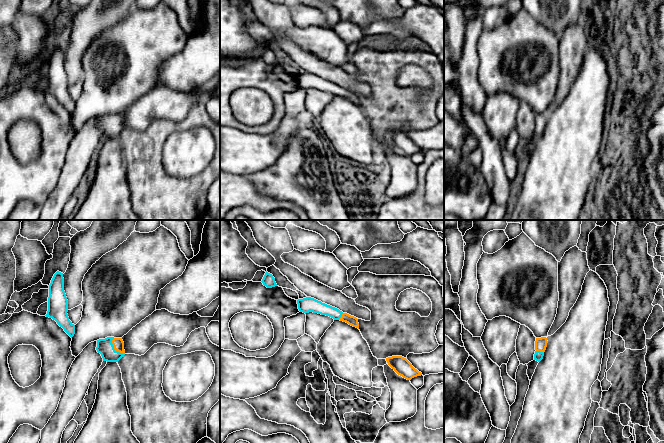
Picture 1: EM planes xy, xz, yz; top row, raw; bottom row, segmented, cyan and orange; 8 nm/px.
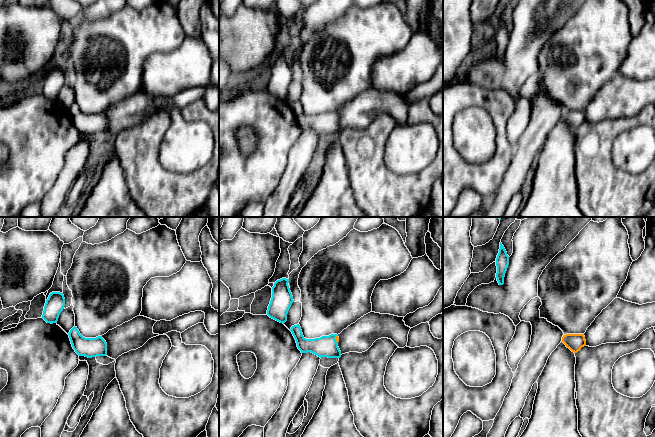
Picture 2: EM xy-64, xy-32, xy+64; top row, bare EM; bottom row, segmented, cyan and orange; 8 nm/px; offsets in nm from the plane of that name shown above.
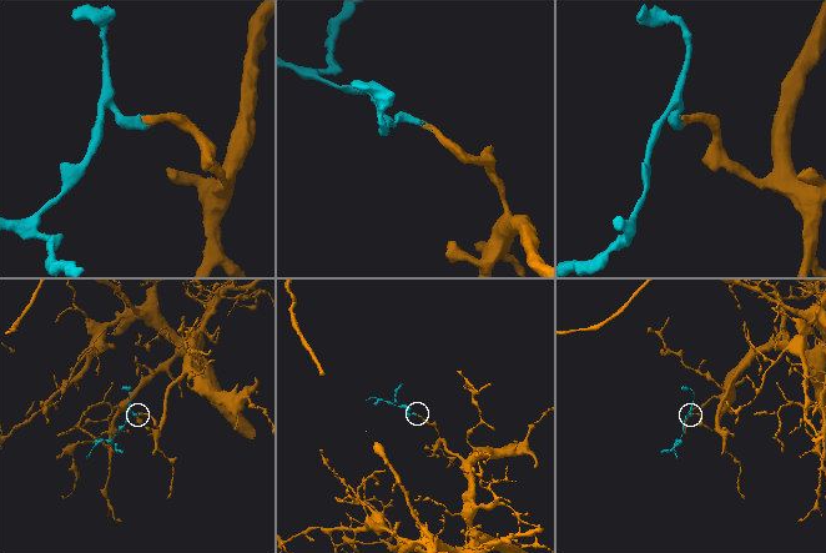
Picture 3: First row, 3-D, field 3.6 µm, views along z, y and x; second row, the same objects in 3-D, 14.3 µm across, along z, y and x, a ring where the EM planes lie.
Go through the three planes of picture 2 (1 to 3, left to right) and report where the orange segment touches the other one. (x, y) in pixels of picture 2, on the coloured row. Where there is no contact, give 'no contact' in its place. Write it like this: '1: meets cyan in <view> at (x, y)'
1: no contact
2: meets cyan in xy-32 at (335, 339)
3: no contact

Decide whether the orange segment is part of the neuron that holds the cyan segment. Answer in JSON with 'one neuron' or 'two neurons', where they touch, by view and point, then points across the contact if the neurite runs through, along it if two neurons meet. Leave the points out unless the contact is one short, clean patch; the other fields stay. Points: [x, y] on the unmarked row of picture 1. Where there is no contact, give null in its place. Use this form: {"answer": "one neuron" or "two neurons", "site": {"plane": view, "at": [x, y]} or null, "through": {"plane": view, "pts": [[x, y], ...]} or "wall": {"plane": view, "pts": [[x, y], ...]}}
{"answer": "one neuron", "site": {"plane": "xy", "at": [113, 124]}, "through": {"plane": "xy", "pts": [[105, 123], [113, 124], [118, 119]]}}

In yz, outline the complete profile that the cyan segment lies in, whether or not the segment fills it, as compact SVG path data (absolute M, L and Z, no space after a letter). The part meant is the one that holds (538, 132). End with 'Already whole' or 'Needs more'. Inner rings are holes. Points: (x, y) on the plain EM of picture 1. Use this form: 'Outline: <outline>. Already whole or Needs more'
Outline: M541 113L541 114L536 114L535 117L535 130L534 130L534 136L540 138L543 135L544 128L547 123L547 114L546 113Z. Needs more

